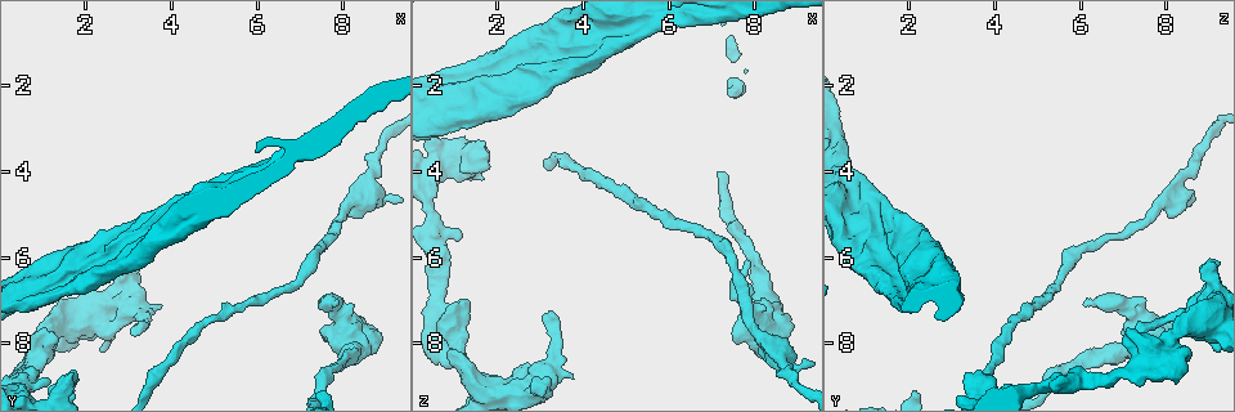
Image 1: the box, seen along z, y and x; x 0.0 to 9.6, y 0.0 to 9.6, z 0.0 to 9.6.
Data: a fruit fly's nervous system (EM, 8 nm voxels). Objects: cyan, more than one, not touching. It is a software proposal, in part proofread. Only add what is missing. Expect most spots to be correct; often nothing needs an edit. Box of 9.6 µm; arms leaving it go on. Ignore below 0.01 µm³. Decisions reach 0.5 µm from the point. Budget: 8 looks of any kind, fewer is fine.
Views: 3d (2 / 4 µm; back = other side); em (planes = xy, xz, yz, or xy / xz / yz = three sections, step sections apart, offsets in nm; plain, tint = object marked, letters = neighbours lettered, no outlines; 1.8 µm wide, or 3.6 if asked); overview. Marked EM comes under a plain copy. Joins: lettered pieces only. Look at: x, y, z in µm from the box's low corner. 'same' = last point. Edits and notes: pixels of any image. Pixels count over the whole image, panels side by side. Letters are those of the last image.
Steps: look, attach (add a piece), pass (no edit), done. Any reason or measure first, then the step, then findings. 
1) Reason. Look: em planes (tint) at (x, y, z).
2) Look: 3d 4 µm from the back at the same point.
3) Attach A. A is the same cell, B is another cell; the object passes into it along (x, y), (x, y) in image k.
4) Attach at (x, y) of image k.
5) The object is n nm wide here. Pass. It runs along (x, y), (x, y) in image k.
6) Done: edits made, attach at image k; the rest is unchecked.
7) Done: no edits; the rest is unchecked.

Free end. Look: 3d 4 µm at (0.80, 8.20, 8.55).

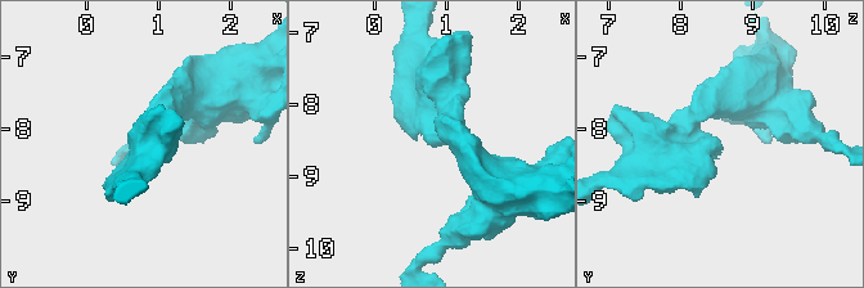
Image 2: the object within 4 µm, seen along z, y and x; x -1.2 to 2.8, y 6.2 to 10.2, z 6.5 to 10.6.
Now the EM. Look: em planes (letters) at (0.85, 8.20, 8.55).

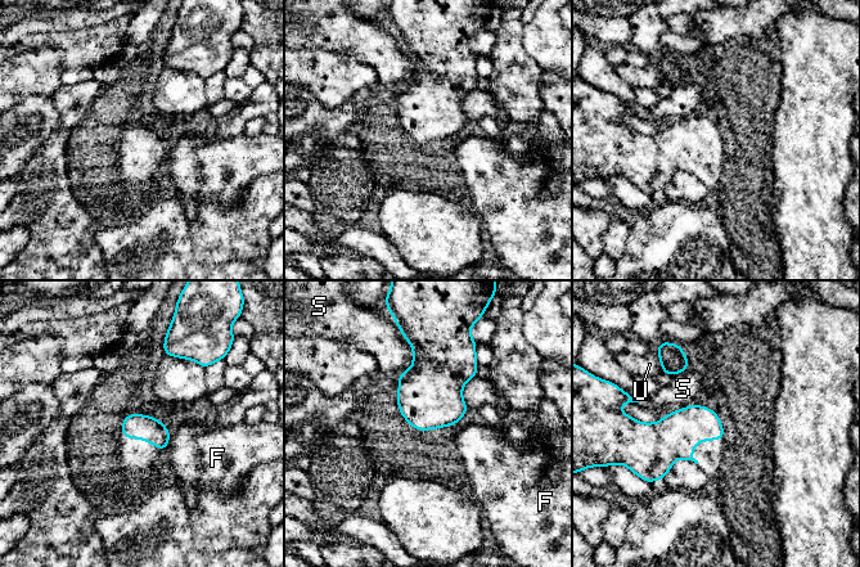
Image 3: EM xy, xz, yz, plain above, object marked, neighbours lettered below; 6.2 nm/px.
Pass. F, S and U are other cells; a border runs along (171, 435), (165, 451) in image 3; none of them fits.

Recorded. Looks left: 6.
Branch stops here. Look: em planes (letters) at (1.15, 9.00, 5.45).

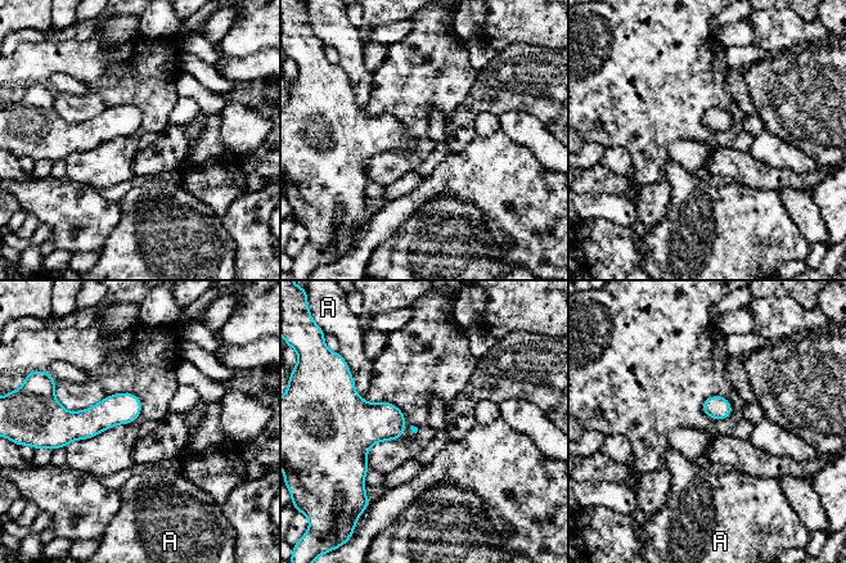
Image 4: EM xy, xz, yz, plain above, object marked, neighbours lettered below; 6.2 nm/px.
Pass. A is another cell; no lettered piece goes on from it.

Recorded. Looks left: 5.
Free end. Look: 3d 2 µm at (7.90, 7.10, 6.10).

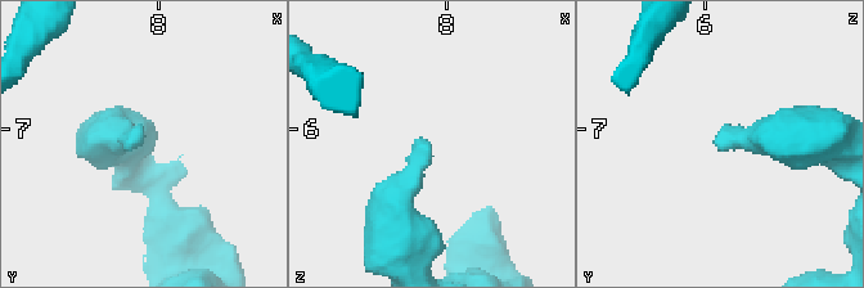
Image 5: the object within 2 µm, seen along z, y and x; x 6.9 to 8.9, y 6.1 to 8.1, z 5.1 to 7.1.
Shape alone is not enough. Look: em 3.6 µm planes (letters) at (7.86, 7.08, 6.08).

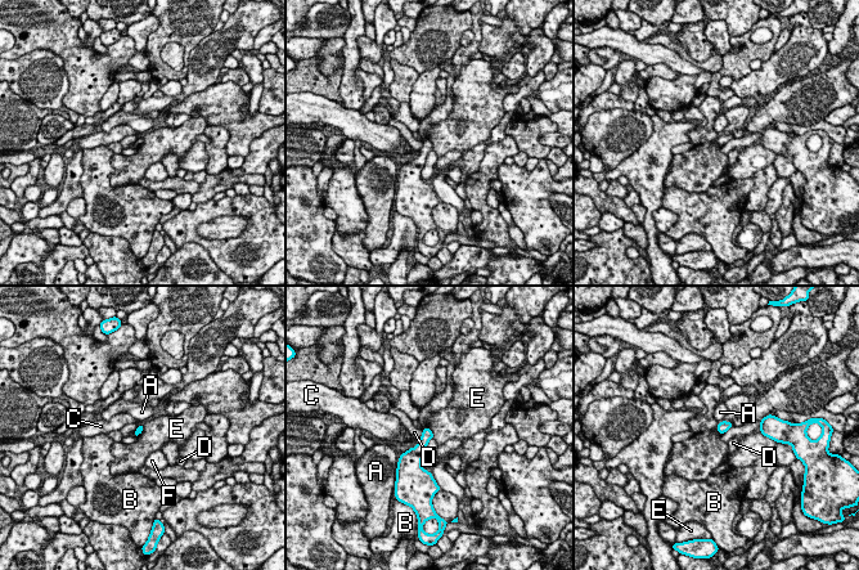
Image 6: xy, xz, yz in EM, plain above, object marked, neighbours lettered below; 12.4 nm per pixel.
The longest contact is with E, 180 nm. Pass. A, B, C, D, E and F are other cells; a border runs along (144, 425), (144, 429), (136, 435) in image 6; none of them fits.

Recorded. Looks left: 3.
Done: no edits; the rest is unchecked.

